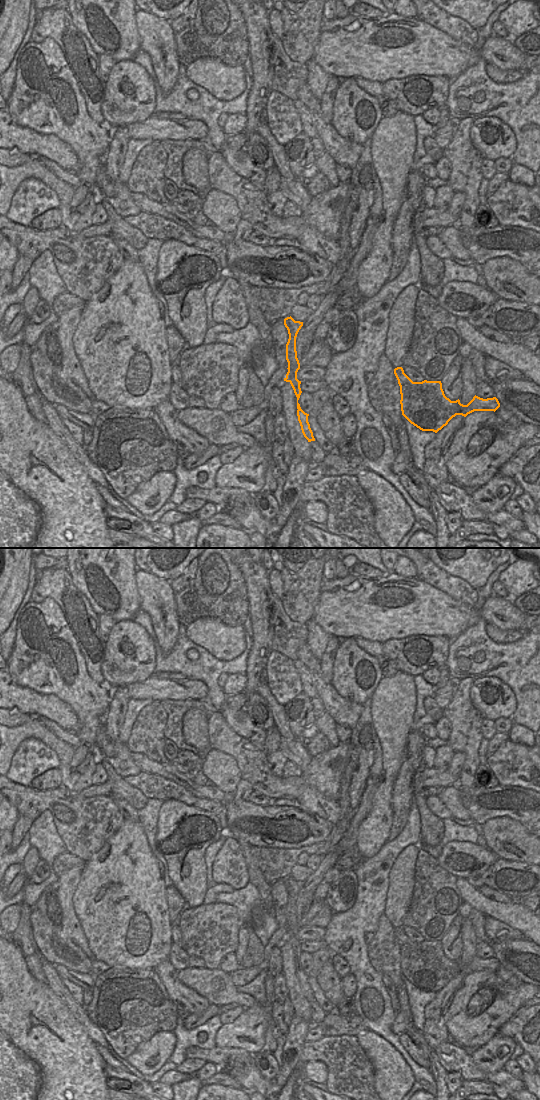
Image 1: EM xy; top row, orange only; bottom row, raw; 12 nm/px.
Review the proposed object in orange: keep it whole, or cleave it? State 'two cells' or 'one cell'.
two cells

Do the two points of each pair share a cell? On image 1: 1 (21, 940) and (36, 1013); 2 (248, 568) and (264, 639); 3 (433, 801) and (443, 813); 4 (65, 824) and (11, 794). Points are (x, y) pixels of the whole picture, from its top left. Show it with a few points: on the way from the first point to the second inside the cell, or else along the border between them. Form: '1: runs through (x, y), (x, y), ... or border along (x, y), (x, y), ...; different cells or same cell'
1: border along (14, 943), (20, 949), (28, 971), (40, 982); different cells
2: runs through (257, 586), (259, 611), (262, 621); same cell
3: runs through (434, 804), (440, 810); same cell
4: runs through (64, 806), (63, 803), (56, 800), (29, 800); same cell

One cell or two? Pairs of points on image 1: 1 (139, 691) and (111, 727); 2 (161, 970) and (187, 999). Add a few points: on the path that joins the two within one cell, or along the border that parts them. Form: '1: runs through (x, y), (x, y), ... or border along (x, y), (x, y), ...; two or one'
1: border along (125, 686), (130, 697); two
2: runs through (168, 977), (180, 992); one

